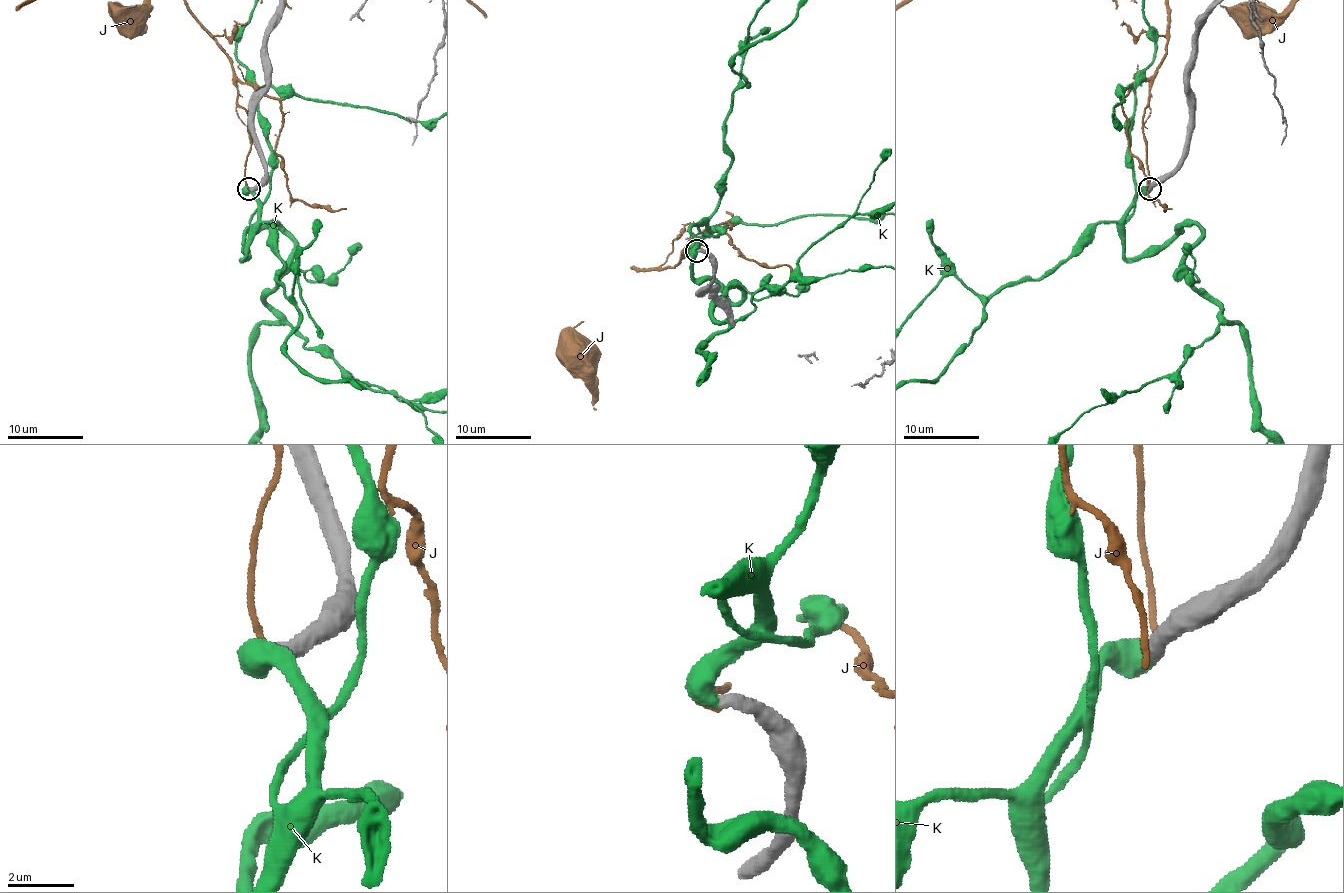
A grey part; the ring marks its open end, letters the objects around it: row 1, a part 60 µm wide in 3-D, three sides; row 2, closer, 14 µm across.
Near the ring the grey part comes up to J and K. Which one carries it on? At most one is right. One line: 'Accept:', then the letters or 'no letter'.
Accept: K

